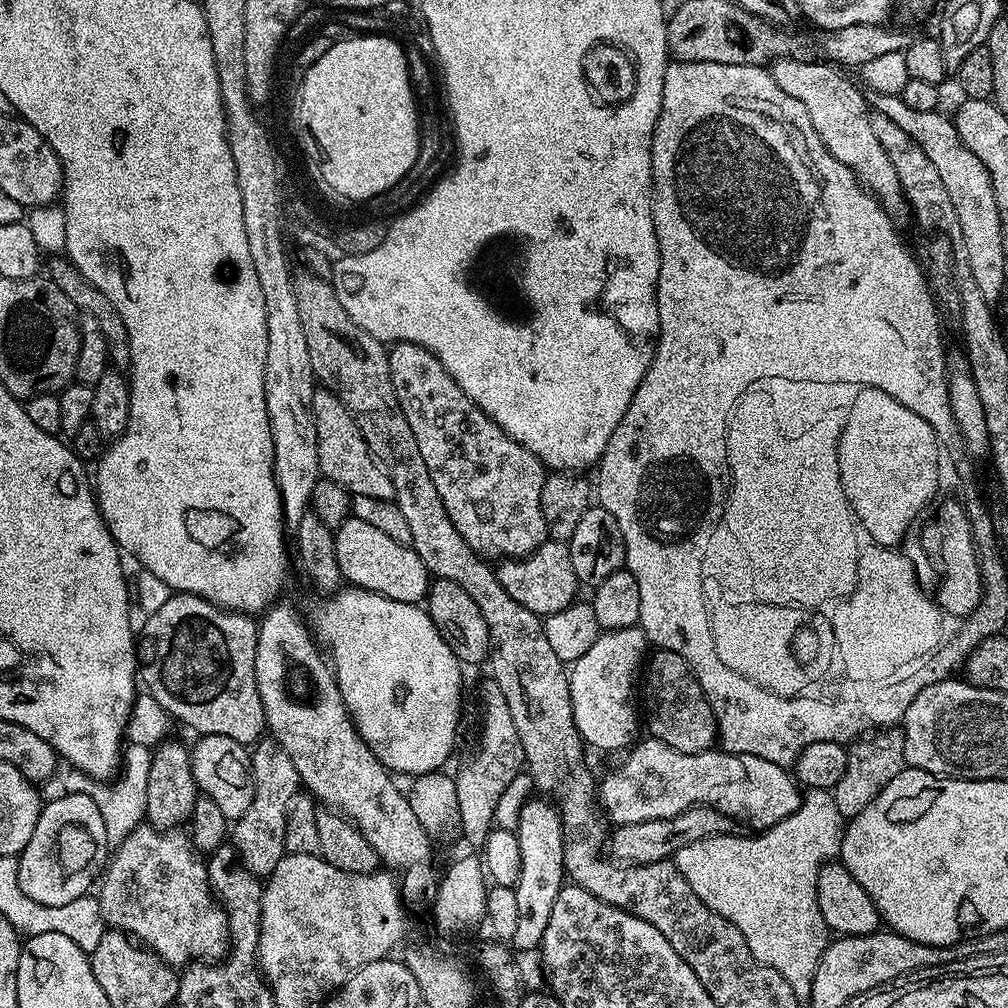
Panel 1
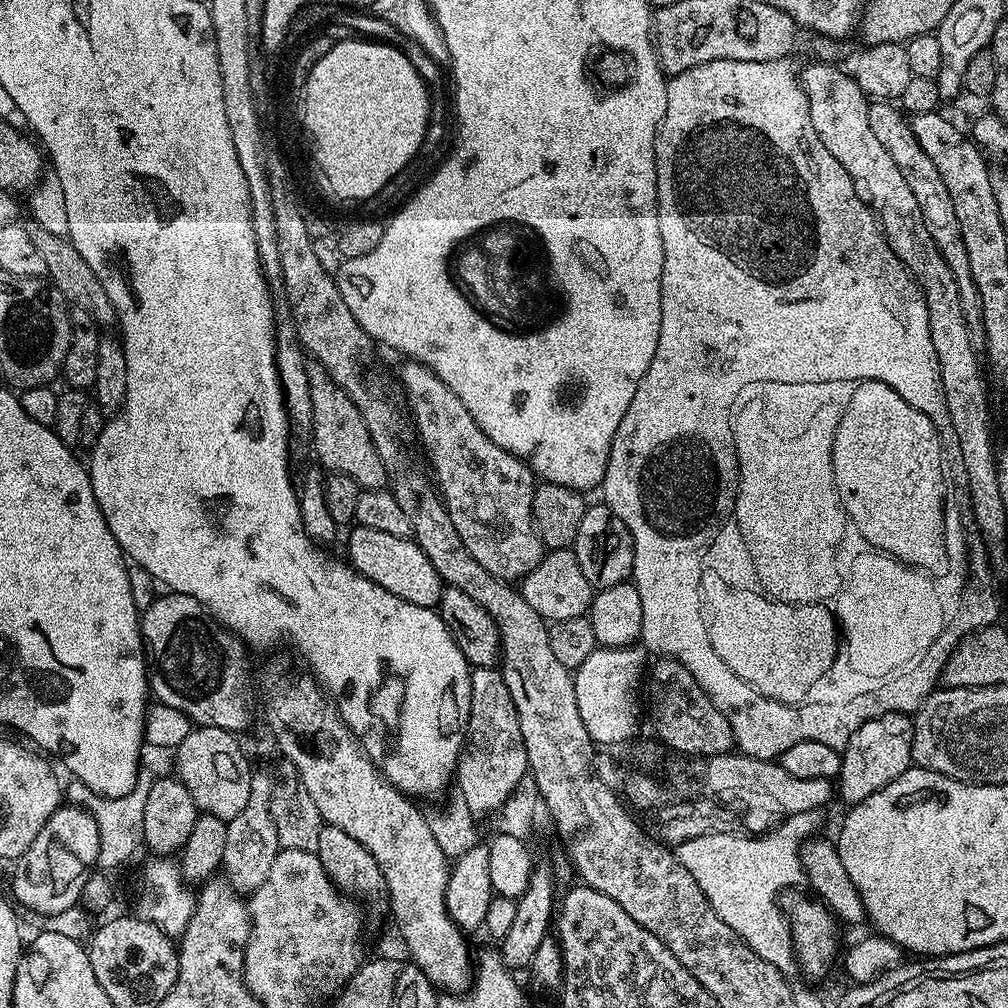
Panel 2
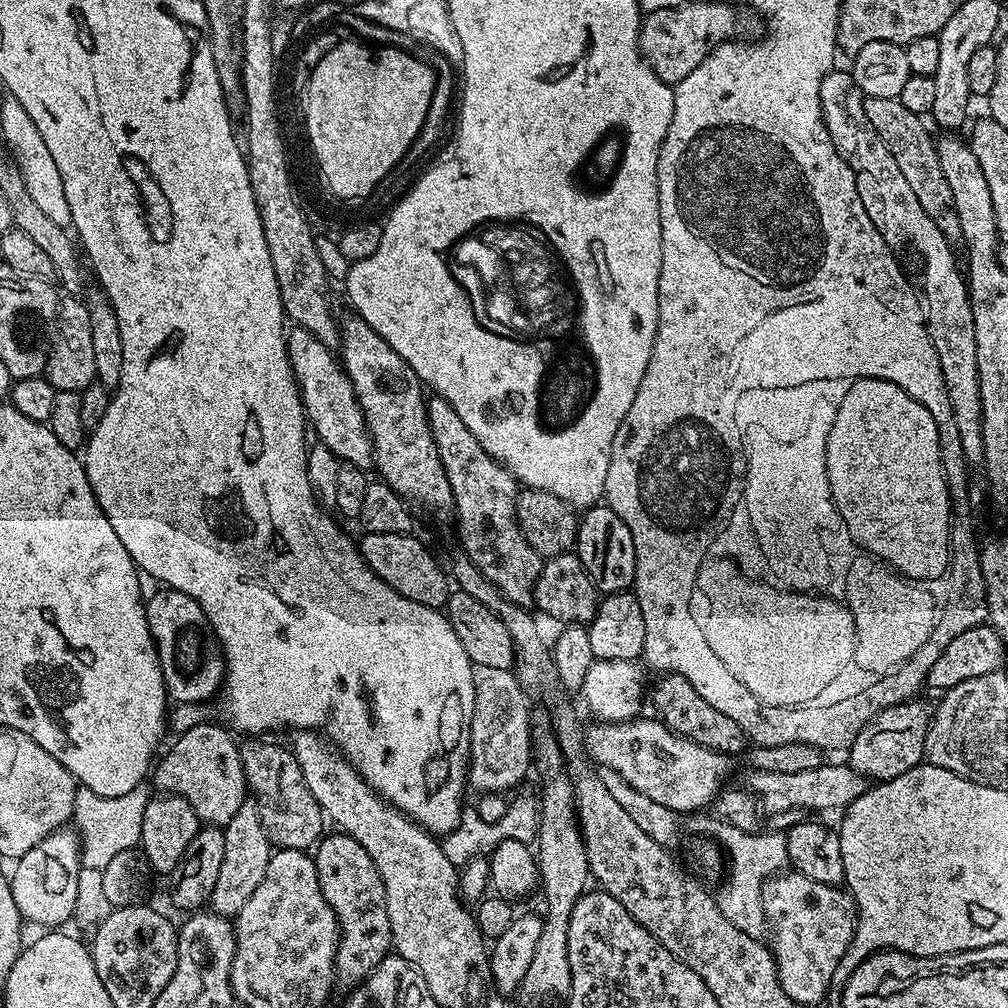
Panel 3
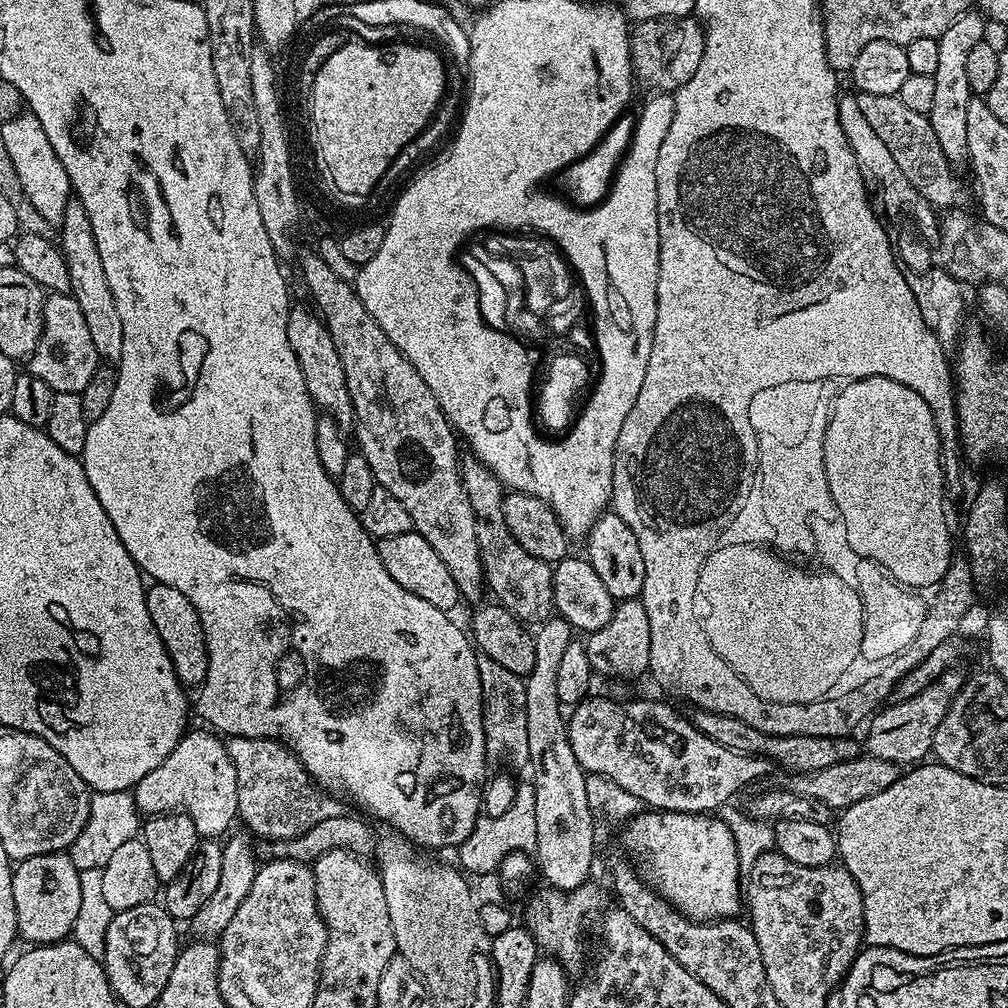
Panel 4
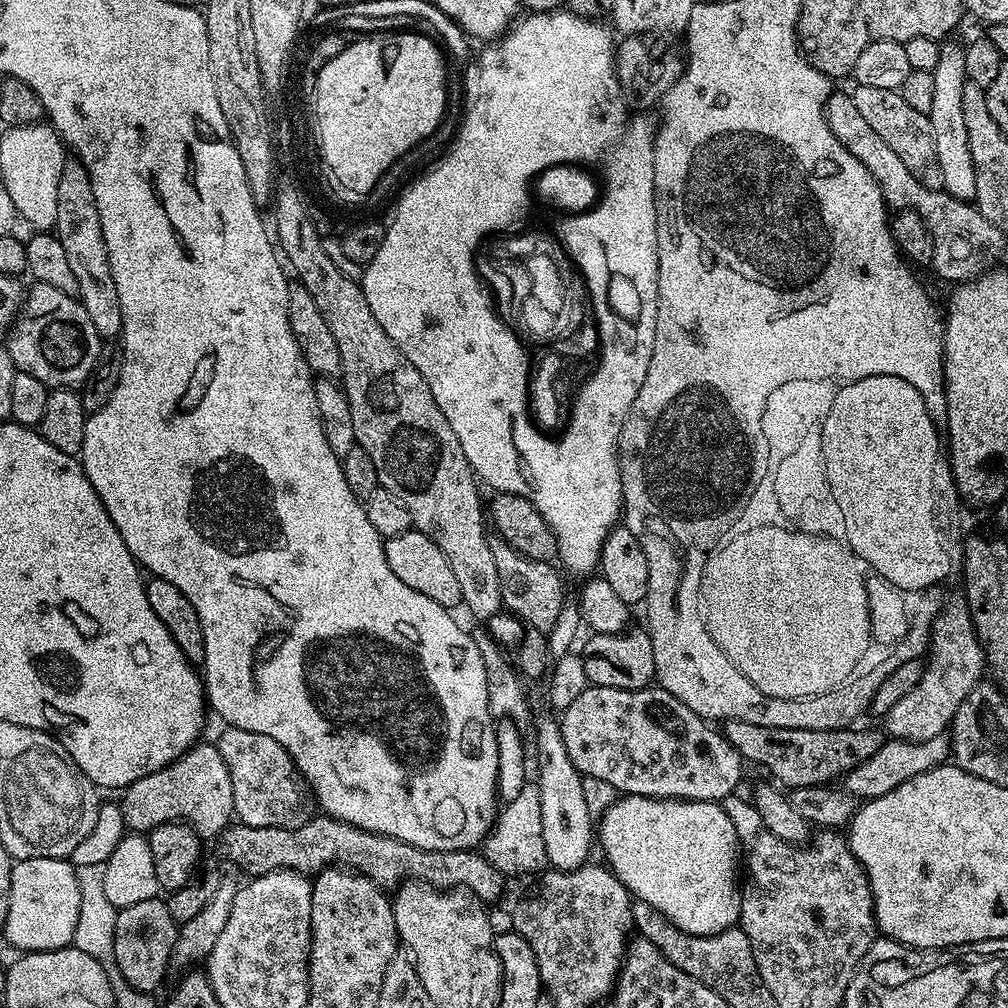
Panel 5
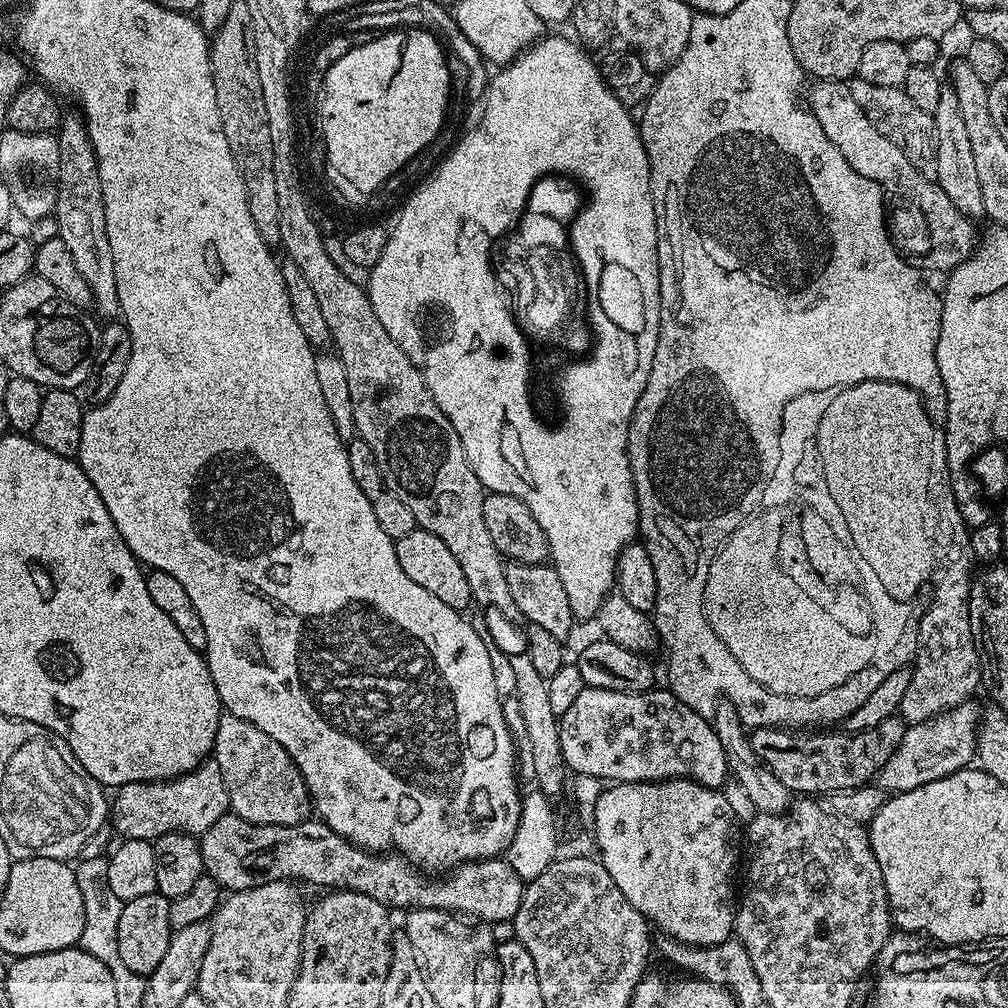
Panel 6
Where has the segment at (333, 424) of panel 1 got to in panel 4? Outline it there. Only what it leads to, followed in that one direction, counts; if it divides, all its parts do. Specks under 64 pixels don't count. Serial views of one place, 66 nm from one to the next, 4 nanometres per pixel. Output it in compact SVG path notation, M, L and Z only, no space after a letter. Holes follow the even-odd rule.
M292 306L288 309L286 338L290 342L290 350L294 350L294 358L298 358L298 366L302 366L302 378L306 378L306 390L313 404L321 413L333 416L341 429L351 429L353 412L350 391L346 386L346 375L338 348L334 346L334 338L331 337L324 321L311 307L308 308Z

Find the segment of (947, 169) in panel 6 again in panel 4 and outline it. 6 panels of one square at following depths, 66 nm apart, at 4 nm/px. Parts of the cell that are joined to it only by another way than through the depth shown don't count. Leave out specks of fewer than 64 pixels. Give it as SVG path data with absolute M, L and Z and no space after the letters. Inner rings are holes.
M970 10L946 34L938 40L938 70L934 70L934 102L927 116L930 126L934 126L934 135L938 138L938 146L942 146L942 154L954 166L963 165L968 158L966 146L966 109L974 98L970 90L970 82L966 82L966 61L970 50L985 39L984 24L986 20L979 11Z

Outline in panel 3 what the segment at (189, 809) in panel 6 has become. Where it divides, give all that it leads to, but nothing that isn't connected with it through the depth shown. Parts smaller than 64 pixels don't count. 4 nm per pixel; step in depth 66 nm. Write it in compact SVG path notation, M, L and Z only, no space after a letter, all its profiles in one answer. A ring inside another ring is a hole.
M196 724L186 729L173 742L172 749L159 757L154 768L156 784L160 787L157 789L169 796L186 798L186 802L194 806L200 821L208 826L228 824L230 818L234 818L234 814L238 814L240 807L245 804L248 792L240 744L232 741L233 733L227 727L216 724Z

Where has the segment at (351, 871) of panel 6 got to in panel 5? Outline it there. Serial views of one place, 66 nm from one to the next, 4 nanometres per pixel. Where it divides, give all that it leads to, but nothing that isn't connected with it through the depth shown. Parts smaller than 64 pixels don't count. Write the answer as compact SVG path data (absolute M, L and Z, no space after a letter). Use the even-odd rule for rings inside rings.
M327 814L313 815L310 822L297 828L255 828L239 822L233 822L220 833L218 837L220 852L232 864L237 864L242 871L248 872L249 877L265 876L267 872L290 870L300 872L306 877L311 877L317 872L322 872L333 865L343 866L351 871L360 873L366 879L372 880L379 888L395 890L405 882L419 882L427 884L430 888L443 888L445 890L463 890L471 892L477 900L489 902L500 896L500 887L503 886L505 877L489 860L476 850L461 850L459 852L427 852L424 848L410 846L393 836L383 836L362 830L353 824L336 820Z

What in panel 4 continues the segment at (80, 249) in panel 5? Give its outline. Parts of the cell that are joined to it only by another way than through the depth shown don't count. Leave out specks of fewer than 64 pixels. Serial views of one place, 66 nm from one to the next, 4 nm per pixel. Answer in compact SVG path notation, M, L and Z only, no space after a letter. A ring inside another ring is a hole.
M69 200L66 214L62 214L62 222L58 225L58 247L64 253L66 270L70 274L70 294L82 309L82 318L86 318L97 357L104 362L119 362L122 358L122 317L114 303L110 282L106 282L106 270L102 267L102 257L98 254L98 242L94 242L90 218L80 200Z

